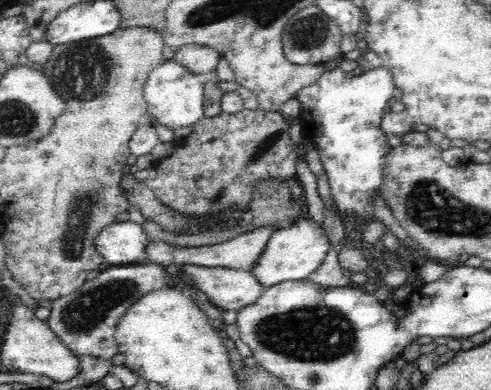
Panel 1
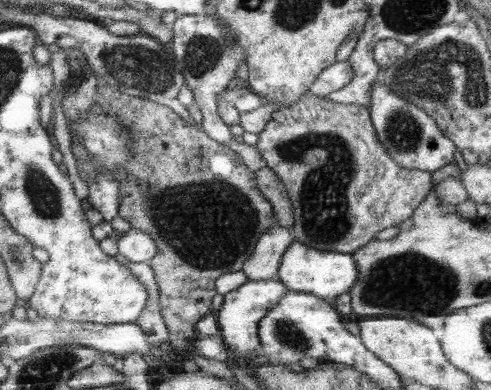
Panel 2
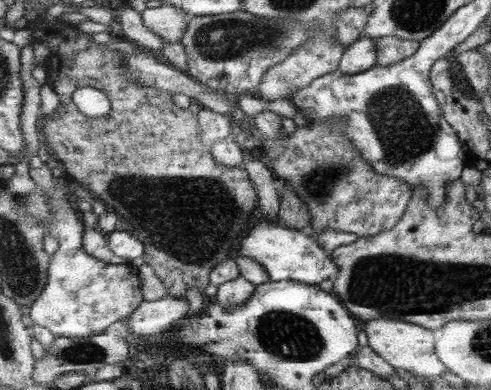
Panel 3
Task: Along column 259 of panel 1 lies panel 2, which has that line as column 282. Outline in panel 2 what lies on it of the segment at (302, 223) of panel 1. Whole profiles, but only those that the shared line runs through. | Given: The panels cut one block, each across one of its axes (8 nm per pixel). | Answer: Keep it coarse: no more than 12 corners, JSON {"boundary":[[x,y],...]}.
{"boundary":[[293,242],[279,270],[297,294],[335,302],[361,282],[355,254]]}

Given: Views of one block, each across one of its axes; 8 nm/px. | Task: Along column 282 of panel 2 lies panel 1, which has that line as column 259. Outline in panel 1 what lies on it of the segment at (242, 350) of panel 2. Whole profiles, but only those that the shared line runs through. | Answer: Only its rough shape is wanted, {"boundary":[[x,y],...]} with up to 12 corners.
{"boundary":[[196,266],[186,274],[222,312],[258,304],[252,272]]}

